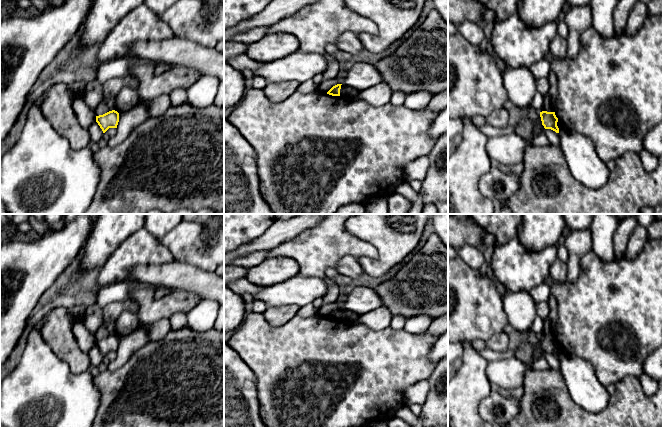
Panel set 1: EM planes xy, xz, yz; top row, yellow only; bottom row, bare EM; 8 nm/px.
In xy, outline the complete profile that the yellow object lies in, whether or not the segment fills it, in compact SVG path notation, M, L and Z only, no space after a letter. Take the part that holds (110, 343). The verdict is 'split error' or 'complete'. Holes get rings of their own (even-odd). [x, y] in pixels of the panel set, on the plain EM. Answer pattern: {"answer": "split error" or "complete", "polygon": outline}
{"answer": "complete", "polygon": "M112 334L103 339L96 340L96 346L102 353L103 357L105 357L109 352L117 352L119 337Z"}

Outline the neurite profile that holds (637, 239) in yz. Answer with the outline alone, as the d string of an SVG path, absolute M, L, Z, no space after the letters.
M638 224L629 237L625 257L634 259L642 251L645 242L647 241L647 226Z

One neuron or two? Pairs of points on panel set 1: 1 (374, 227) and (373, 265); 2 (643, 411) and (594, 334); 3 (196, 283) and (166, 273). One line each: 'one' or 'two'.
1: one
2: two
3: one

